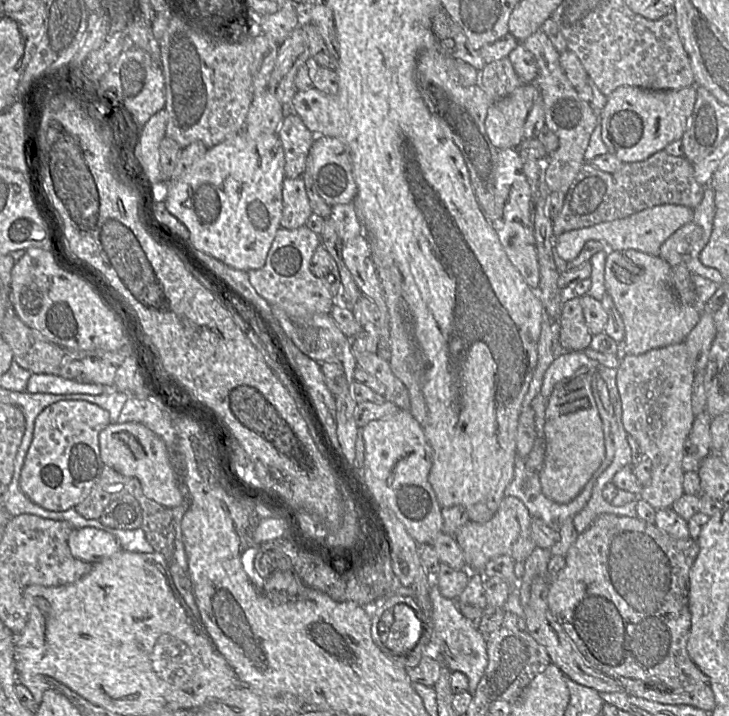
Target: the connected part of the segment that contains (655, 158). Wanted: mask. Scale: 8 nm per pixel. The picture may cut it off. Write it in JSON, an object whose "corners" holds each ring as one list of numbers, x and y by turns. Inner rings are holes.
{"corners":[[664,150,642,161,624,163,613,173,586,162,566,189,560,213,552,219,555,237,569,230,625,218,660,204,697,207,707,186,696,180,693,165,685,156,673,156]]}

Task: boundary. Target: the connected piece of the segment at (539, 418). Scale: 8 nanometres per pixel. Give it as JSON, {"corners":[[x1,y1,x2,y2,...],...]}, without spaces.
{"corners":[[583,351,567,352,553,360,543,375,540,392,531,402,535,412,536,427,540,435,544,423,545,400,550,395,553,386,575,373,594,371,597,365,599,365,598,362,589,358]]}

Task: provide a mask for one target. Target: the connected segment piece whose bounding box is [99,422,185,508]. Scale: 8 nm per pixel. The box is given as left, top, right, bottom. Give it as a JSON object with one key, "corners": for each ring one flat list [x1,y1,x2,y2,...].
{"corners":[[136,423,109,424,99,434,100,456,105,466,122,475,139,480,146,497,167,507,175,508,185,500,185,486,164,441,147,426]]}

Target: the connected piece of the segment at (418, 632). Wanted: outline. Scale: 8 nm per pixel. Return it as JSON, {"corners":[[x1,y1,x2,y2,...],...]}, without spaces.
{"corners":[[405,604,394,606,393,617,394,621,389,630,386,646,397,653,413,650,424,631,422,620,416,611]]}

